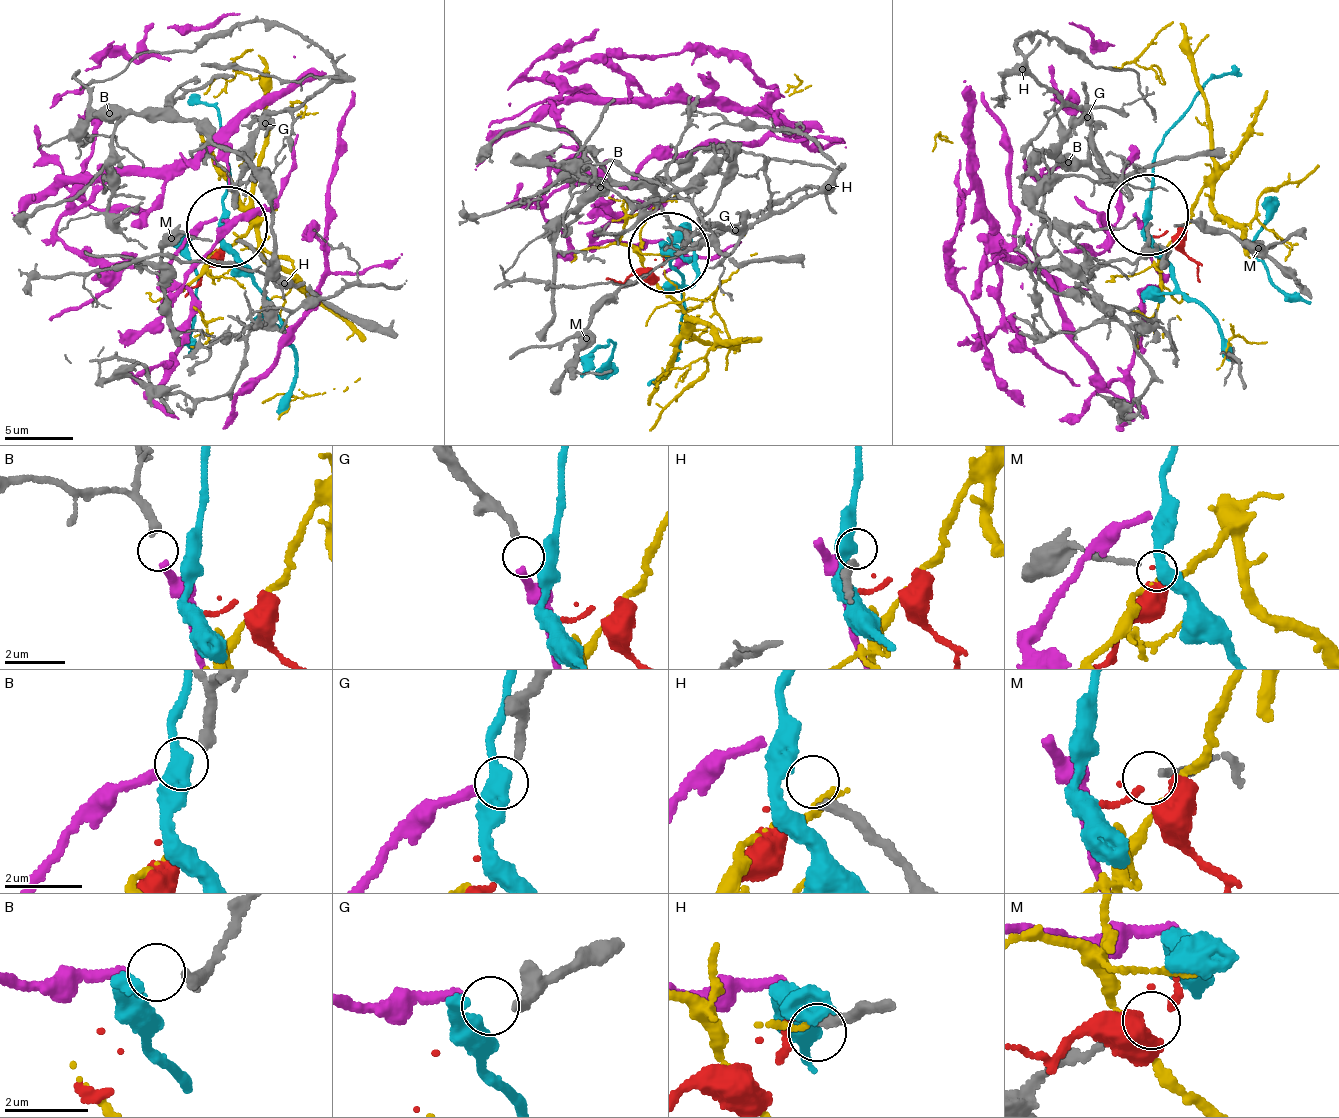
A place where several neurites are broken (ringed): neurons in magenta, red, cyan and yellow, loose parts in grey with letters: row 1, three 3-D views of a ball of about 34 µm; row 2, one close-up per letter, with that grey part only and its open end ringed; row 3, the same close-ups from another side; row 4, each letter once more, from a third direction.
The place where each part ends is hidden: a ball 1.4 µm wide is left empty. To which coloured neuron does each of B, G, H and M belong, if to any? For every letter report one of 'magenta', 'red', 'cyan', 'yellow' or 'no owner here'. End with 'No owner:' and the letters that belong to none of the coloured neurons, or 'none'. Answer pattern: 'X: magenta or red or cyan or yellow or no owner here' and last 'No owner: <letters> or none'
B: no owner here
G: magenta
H: no owner here
M: red
No owner: B, H

